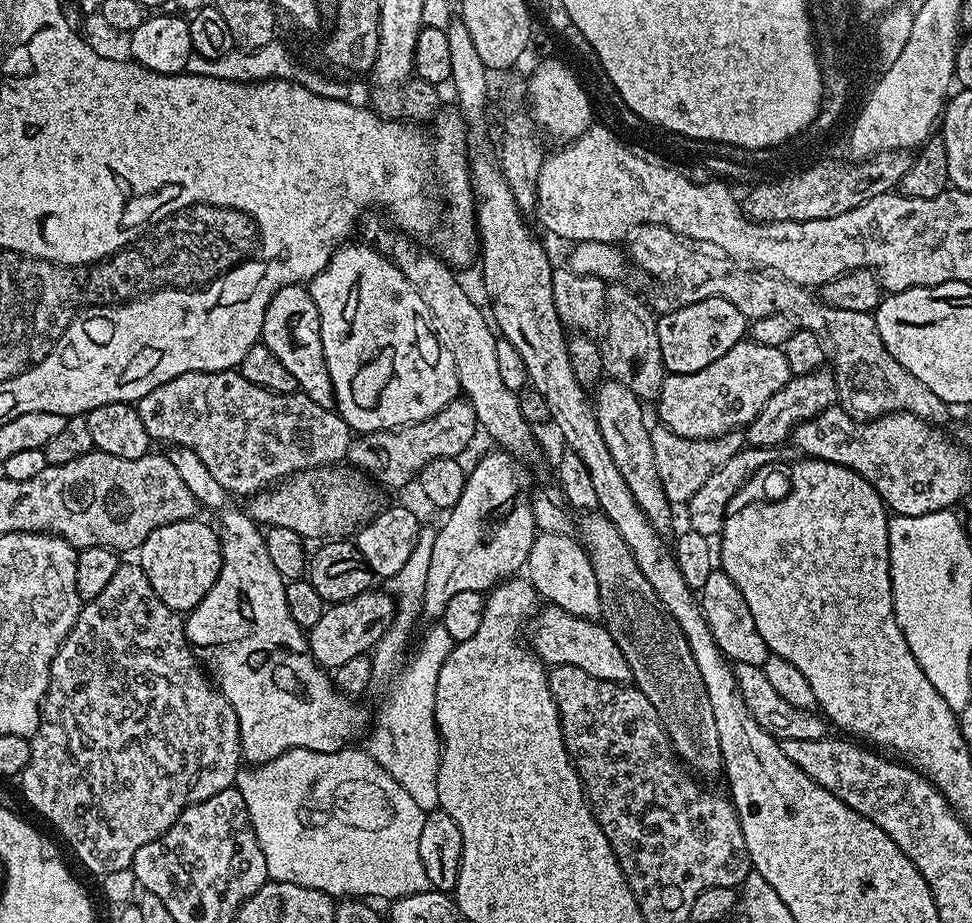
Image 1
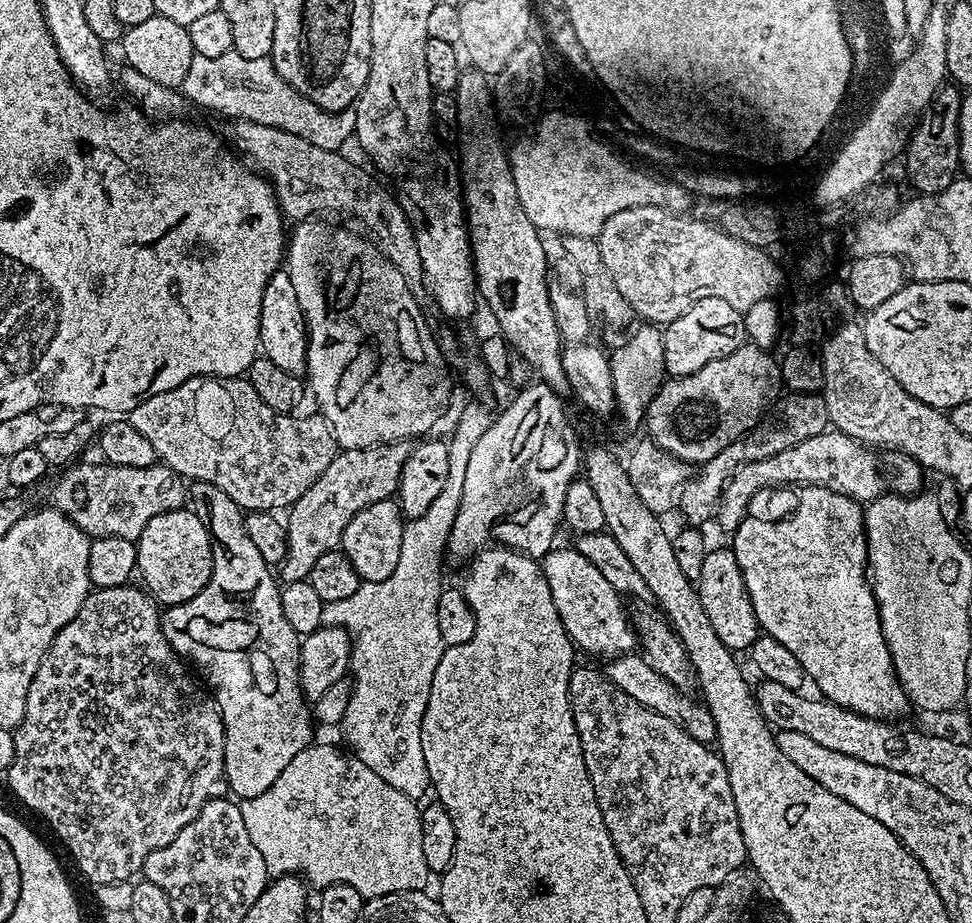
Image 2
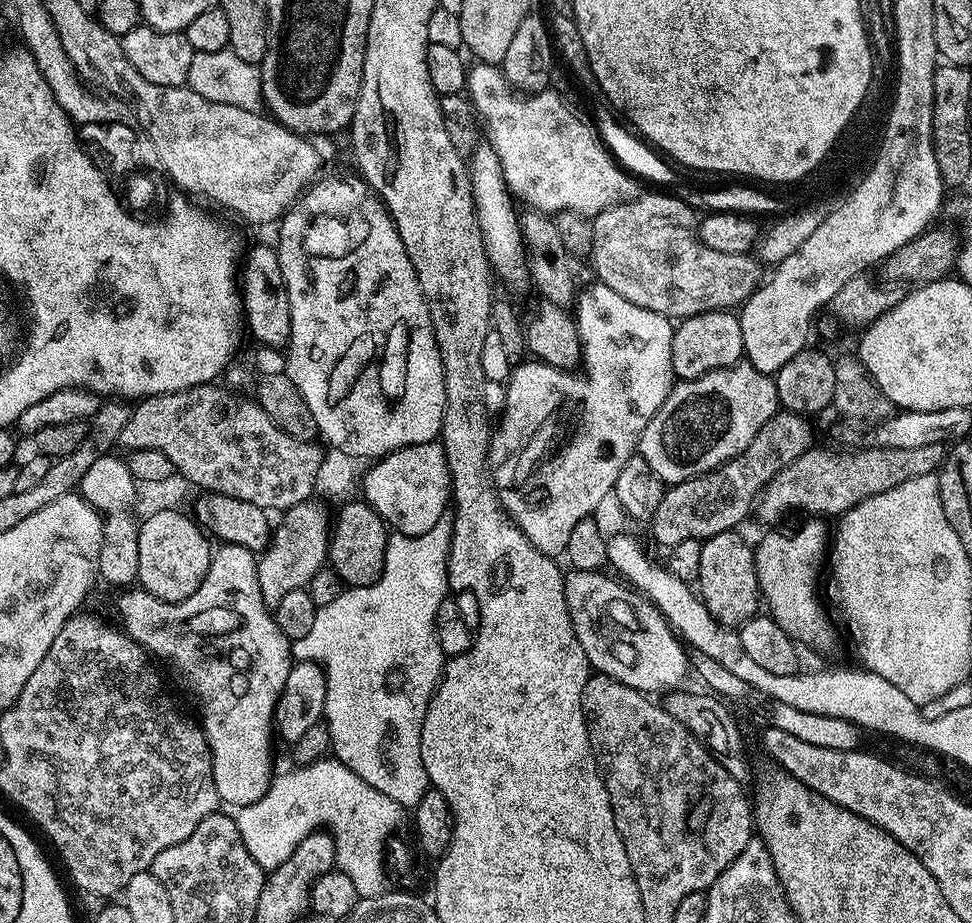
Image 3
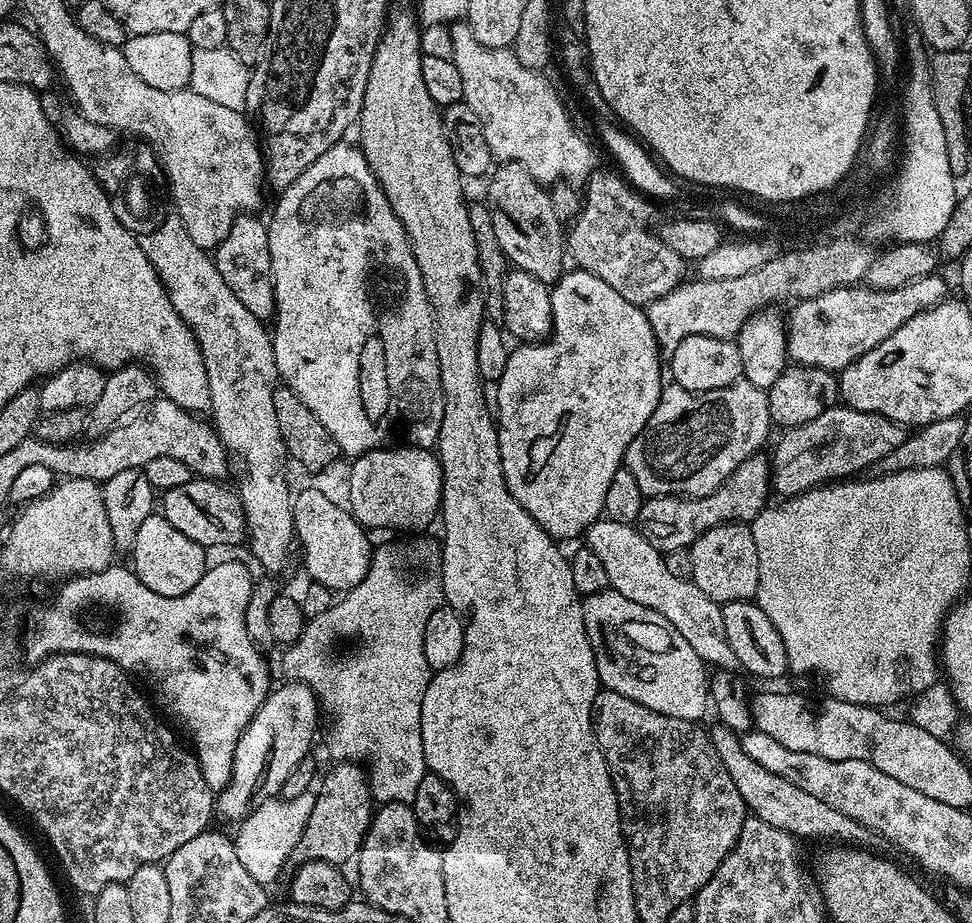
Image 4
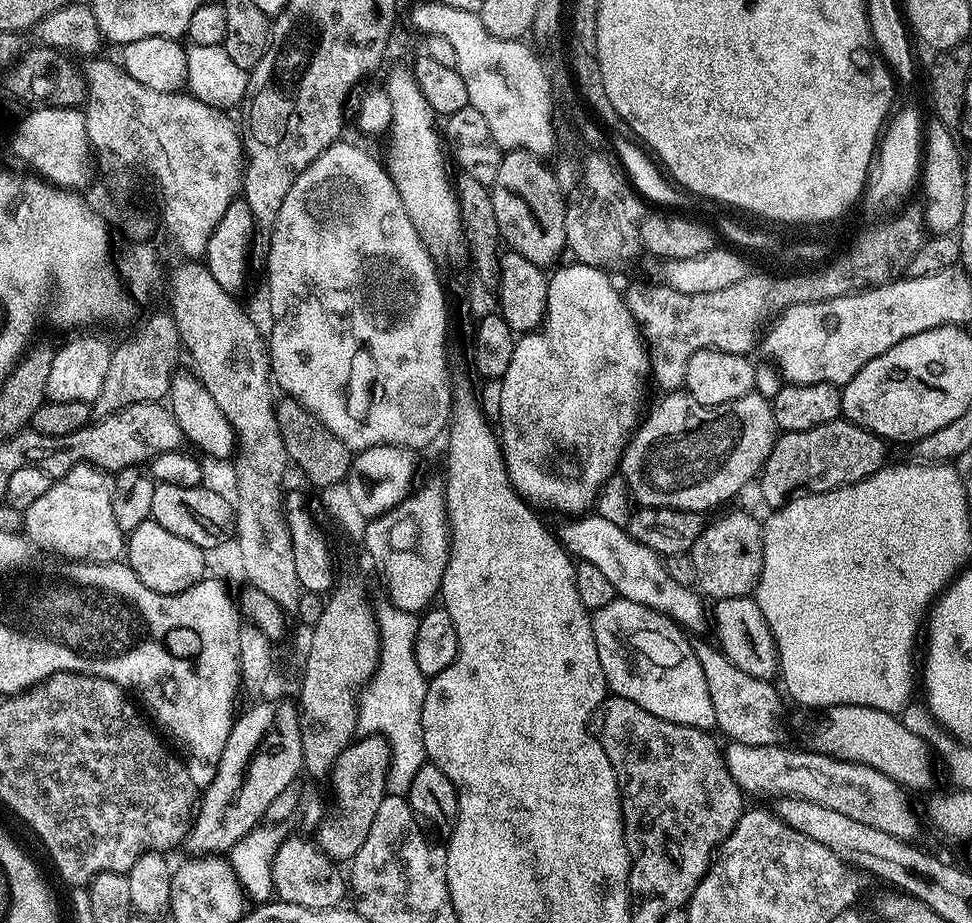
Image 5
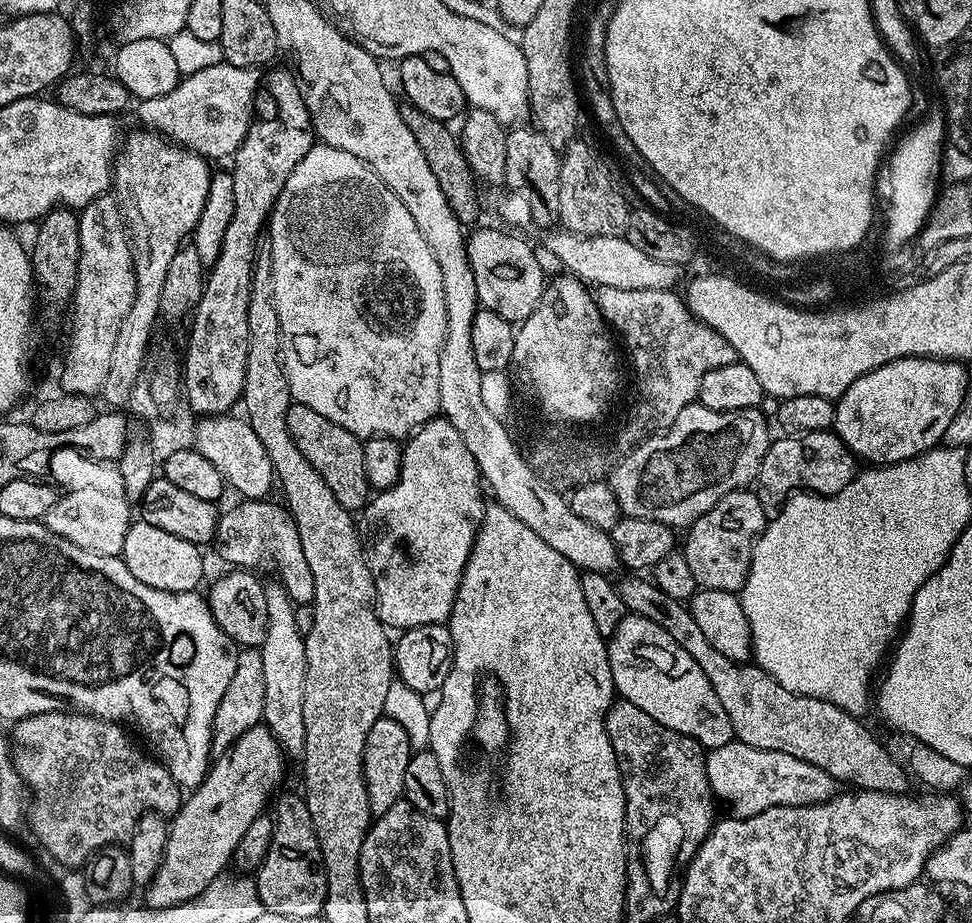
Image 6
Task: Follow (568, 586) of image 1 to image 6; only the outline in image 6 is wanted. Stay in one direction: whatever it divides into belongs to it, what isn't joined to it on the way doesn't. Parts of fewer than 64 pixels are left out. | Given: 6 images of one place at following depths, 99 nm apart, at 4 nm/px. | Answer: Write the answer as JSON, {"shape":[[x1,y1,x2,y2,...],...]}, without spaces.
{"shape":[[625,614,622,622,618,622,618,630,607,637,608,657,610,658,610,674,616,687,619,699,634,702,638,710,646,710,654,722,662,722,670,730,678,734,686,734,700,743,701,748,711,750,718,746,726,746,734,738,730,718,726,718,726,710,722,710,722,702,718,702,718,694,710,686,710,678,702,674,702,666,662,630,662,626,650,622,650,618]]}

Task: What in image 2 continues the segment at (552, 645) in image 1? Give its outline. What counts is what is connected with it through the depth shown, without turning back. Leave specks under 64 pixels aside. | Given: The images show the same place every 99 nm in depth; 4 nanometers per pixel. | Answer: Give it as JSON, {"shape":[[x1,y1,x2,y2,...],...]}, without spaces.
{"shape":[[643,655,617,656,609,659,607,664,608,680,614,682,614,686,618,686,618,690,626,690,626,694,630,694,630,698,634,698,634,702,642,702,642,706,662,714,662,718,670,718,670,722,674,722,679,728,686,730,686,734,690,734,690,738,694,738,698,742,711,745,715,741,716,727,708,707,699,699,691,700,687,691,675,688,673,684,666,682,666,678,662,678,647,664]]}

